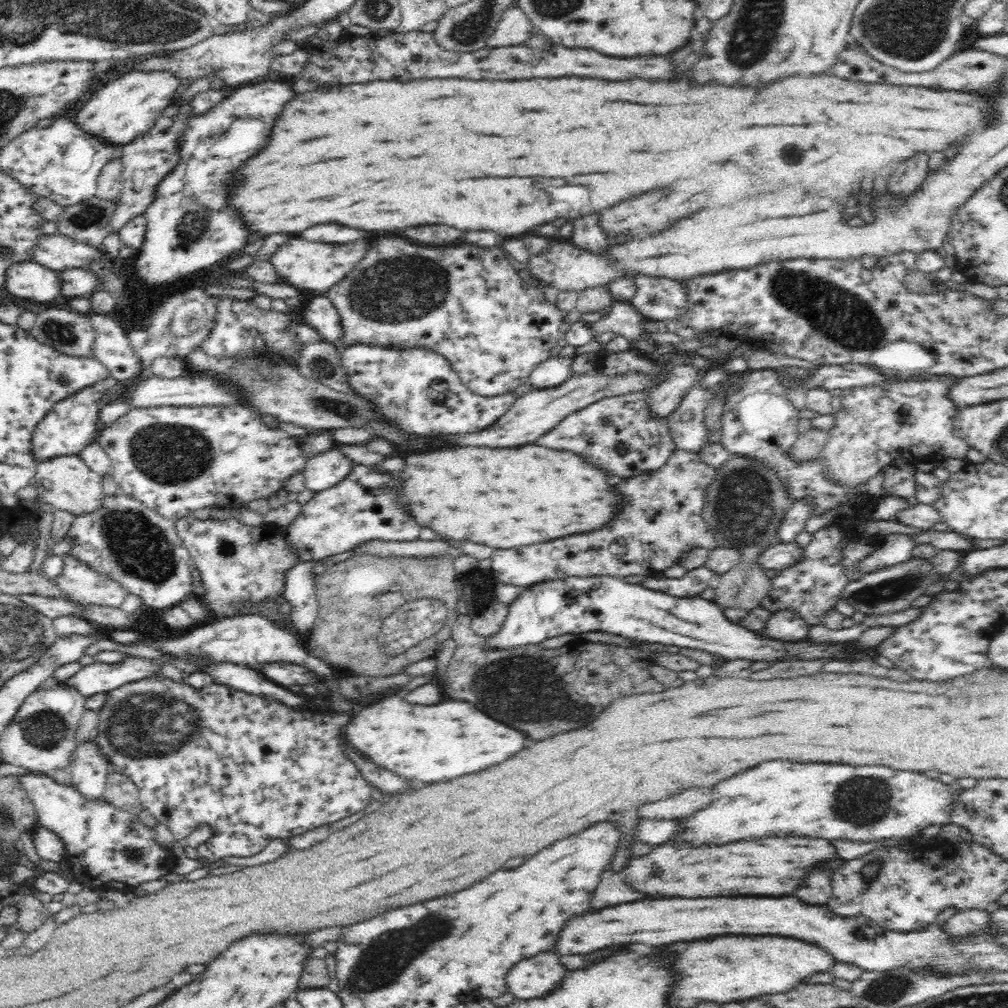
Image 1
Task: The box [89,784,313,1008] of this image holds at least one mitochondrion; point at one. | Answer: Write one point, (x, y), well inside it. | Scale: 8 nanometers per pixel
(136, 855)

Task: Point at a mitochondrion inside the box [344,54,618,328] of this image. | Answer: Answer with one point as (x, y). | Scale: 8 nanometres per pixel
(404, 286)

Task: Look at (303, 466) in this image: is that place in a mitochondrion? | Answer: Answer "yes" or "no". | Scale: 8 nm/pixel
no

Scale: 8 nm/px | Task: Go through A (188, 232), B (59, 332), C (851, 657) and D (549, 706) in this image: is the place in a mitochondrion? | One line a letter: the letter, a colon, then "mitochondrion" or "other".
A: mitochondrion
B: mitochondrion
C: other
D: mitochondrion

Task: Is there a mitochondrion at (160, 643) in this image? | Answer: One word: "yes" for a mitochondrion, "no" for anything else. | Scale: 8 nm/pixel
no

